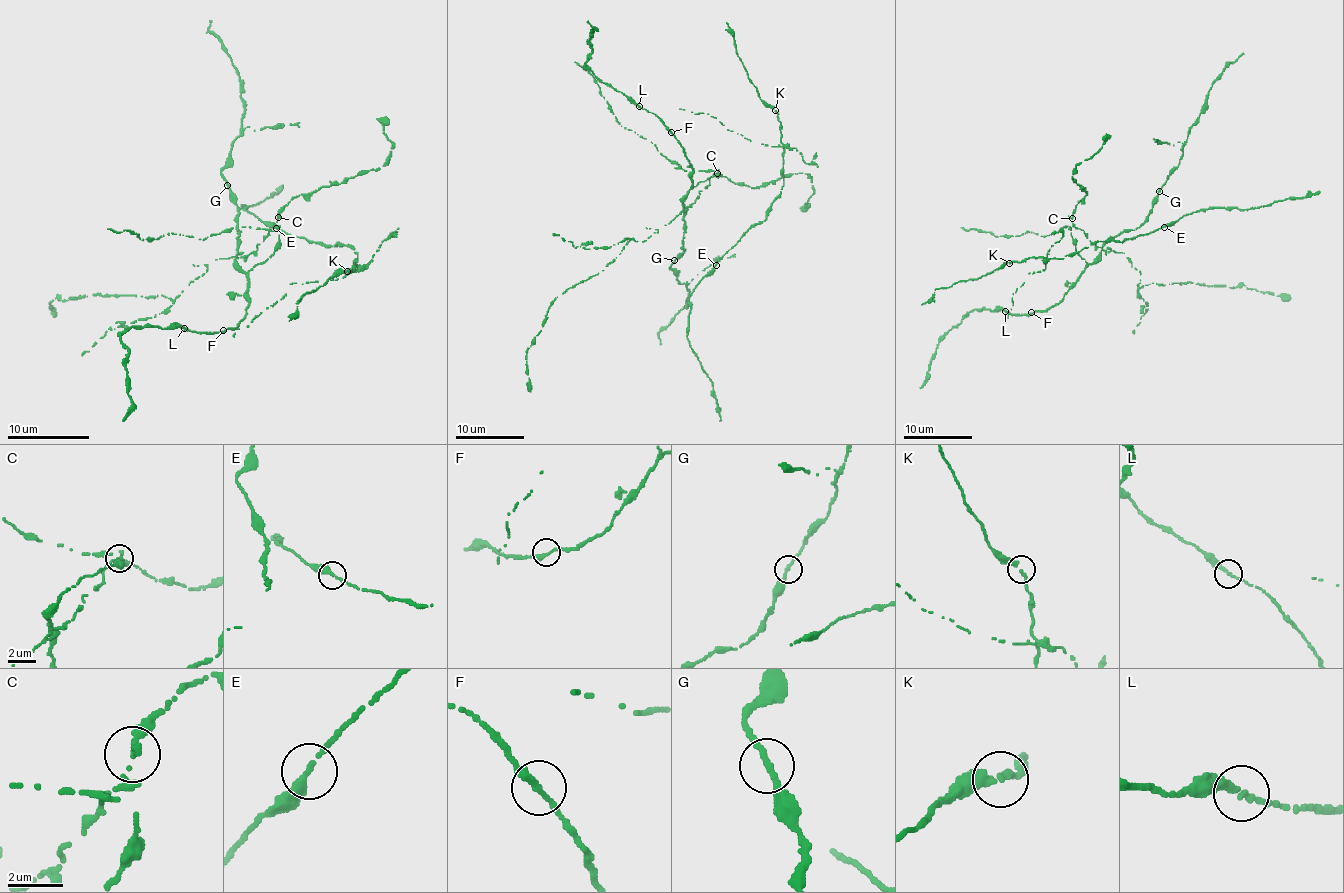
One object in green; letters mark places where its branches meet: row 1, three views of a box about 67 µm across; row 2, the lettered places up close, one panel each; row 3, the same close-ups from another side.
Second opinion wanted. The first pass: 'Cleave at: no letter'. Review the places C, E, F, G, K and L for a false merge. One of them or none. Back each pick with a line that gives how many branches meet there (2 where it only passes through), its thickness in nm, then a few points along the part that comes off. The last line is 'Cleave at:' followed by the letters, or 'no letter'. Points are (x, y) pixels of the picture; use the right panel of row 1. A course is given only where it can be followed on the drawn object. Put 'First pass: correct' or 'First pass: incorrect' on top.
First pass: incorrect
C: Branches: 2. Thickness 240 nm. Course of the part to remove: (1072, 218), (1072, 225), (1094, 246), (1123, 253), (1140, 273), (1139, 287), (1245, 285), (1291, 297)
Cleave at: C

